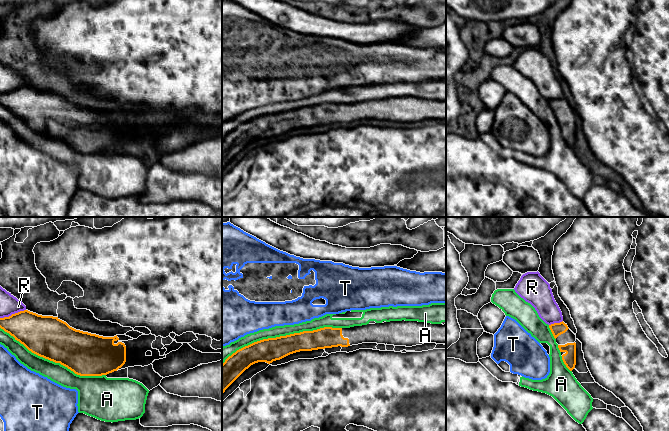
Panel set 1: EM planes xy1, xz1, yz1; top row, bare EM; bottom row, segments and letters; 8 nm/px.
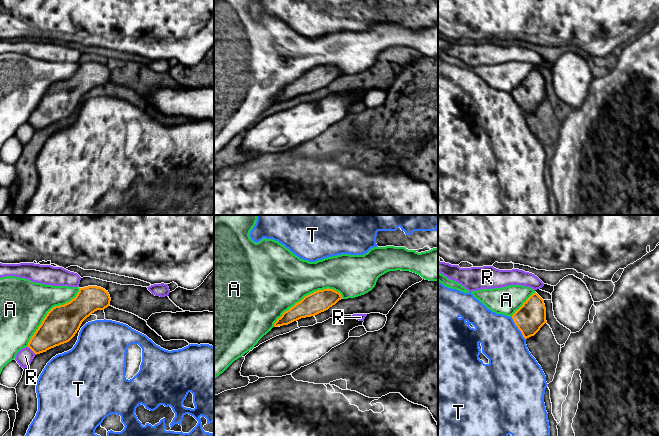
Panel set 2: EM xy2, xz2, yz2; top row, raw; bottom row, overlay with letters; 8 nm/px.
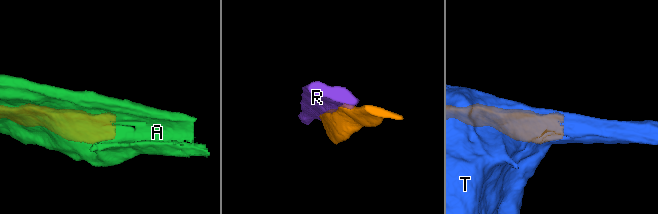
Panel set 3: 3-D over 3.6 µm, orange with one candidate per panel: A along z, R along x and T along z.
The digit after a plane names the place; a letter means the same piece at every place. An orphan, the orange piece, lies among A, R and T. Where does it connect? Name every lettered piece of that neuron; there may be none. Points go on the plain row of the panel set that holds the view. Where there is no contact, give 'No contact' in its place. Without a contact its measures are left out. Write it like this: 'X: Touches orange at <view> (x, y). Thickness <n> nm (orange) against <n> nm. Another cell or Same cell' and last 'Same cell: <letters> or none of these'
A: Touches orange at xz1 (281, 112). Thickness 190 nm (orange) against 90 nm. Another cell
R: Touches orange at yz1 (555, 99). Thickness 100 nm (orange) against 200 nm. Another cell
T: Touches orange at yz2 (518, 104). Thickness 240 nm (orange) against 340 nm. Another cell
Same cell: none of these

